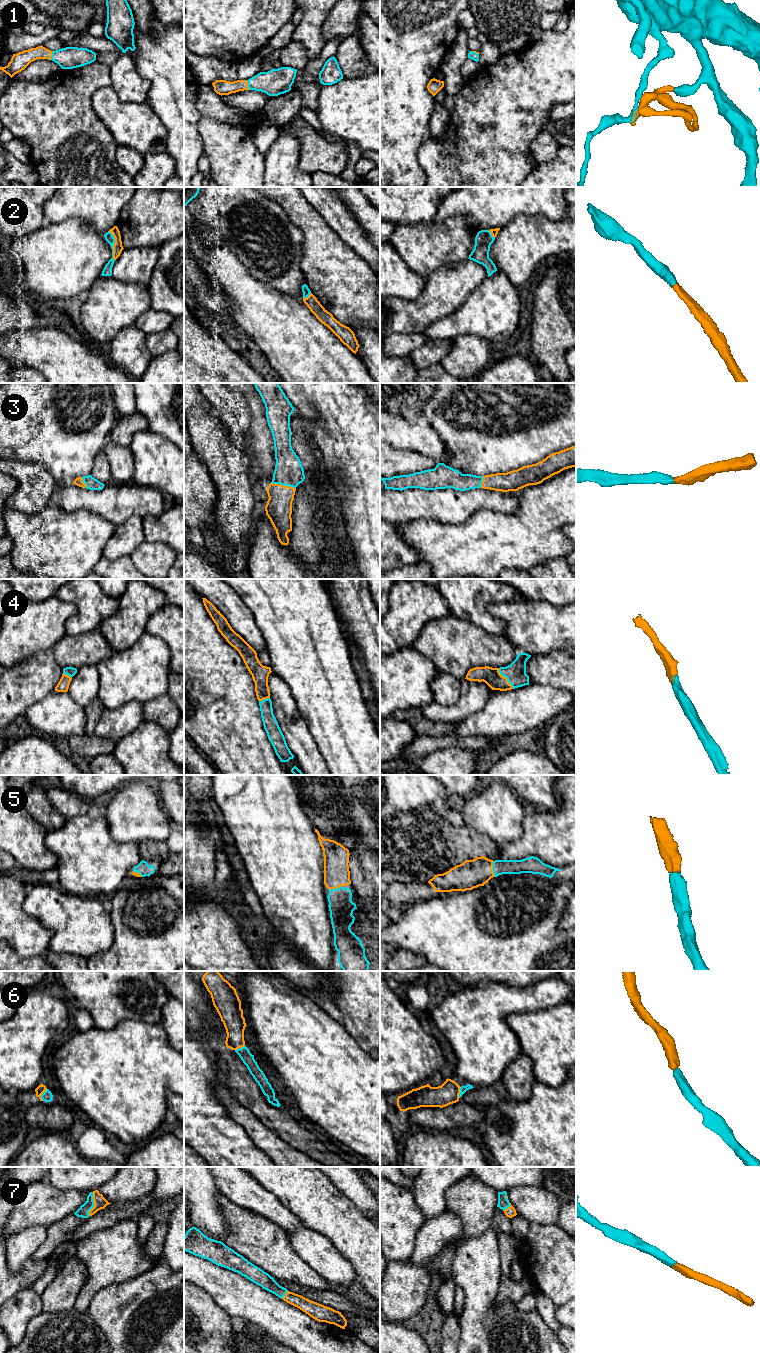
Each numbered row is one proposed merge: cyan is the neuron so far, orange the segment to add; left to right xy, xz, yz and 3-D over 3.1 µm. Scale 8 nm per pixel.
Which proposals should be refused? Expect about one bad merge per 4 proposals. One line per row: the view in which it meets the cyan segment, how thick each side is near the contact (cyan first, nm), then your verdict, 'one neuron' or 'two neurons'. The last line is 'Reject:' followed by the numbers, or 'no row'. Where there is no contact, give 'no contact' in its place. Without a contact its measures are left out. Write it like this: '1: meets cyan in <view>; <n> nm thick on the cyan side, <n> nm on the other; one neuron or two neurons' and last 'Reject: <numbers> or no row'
1: meets cyan in xz; 200 nm thick on the cyan side, 130 nm on the other; one neuron
2: meets cyan in xy; 80 nm thick on the cyan side, 80 nm on the other; one neuron
3: meets cyan in xz; 220 nm thick on the cyan side, 200 nm on the other; one neuron
4: meets cyan in yz; 160 nm thick on the cyan side, 140 nm on the other; one neuron
5: meets cyan in yz; 120 nm thick on the cyan side, 220 nm on the other; one neuron
6: meets cyan in xy; 80 nm thick on the cyan side, 70 nm on the other; one neuron
7: meets cyan in xy; 90 nm thick on the cyan side, 100 nm on the other; one neuron
Reject: no row

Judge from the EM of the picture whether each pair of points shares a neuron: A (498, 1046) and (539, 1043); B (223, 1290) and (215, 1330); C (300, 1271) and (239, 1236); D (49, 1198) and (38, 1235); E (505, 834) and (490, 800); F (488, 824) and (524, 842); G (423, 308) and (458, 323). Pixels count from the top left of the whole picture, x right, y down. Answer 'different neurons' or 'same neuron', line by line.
A: different neurons
B: different neurons
C: same neuron
D: different neurons
E: same neuron
F: different neurons
G: different neurons

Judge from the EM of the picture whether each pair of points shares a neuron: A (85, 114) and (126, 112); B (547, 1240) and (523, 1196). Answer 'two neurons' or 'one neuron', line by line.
A: two neurons
B: two neurons

